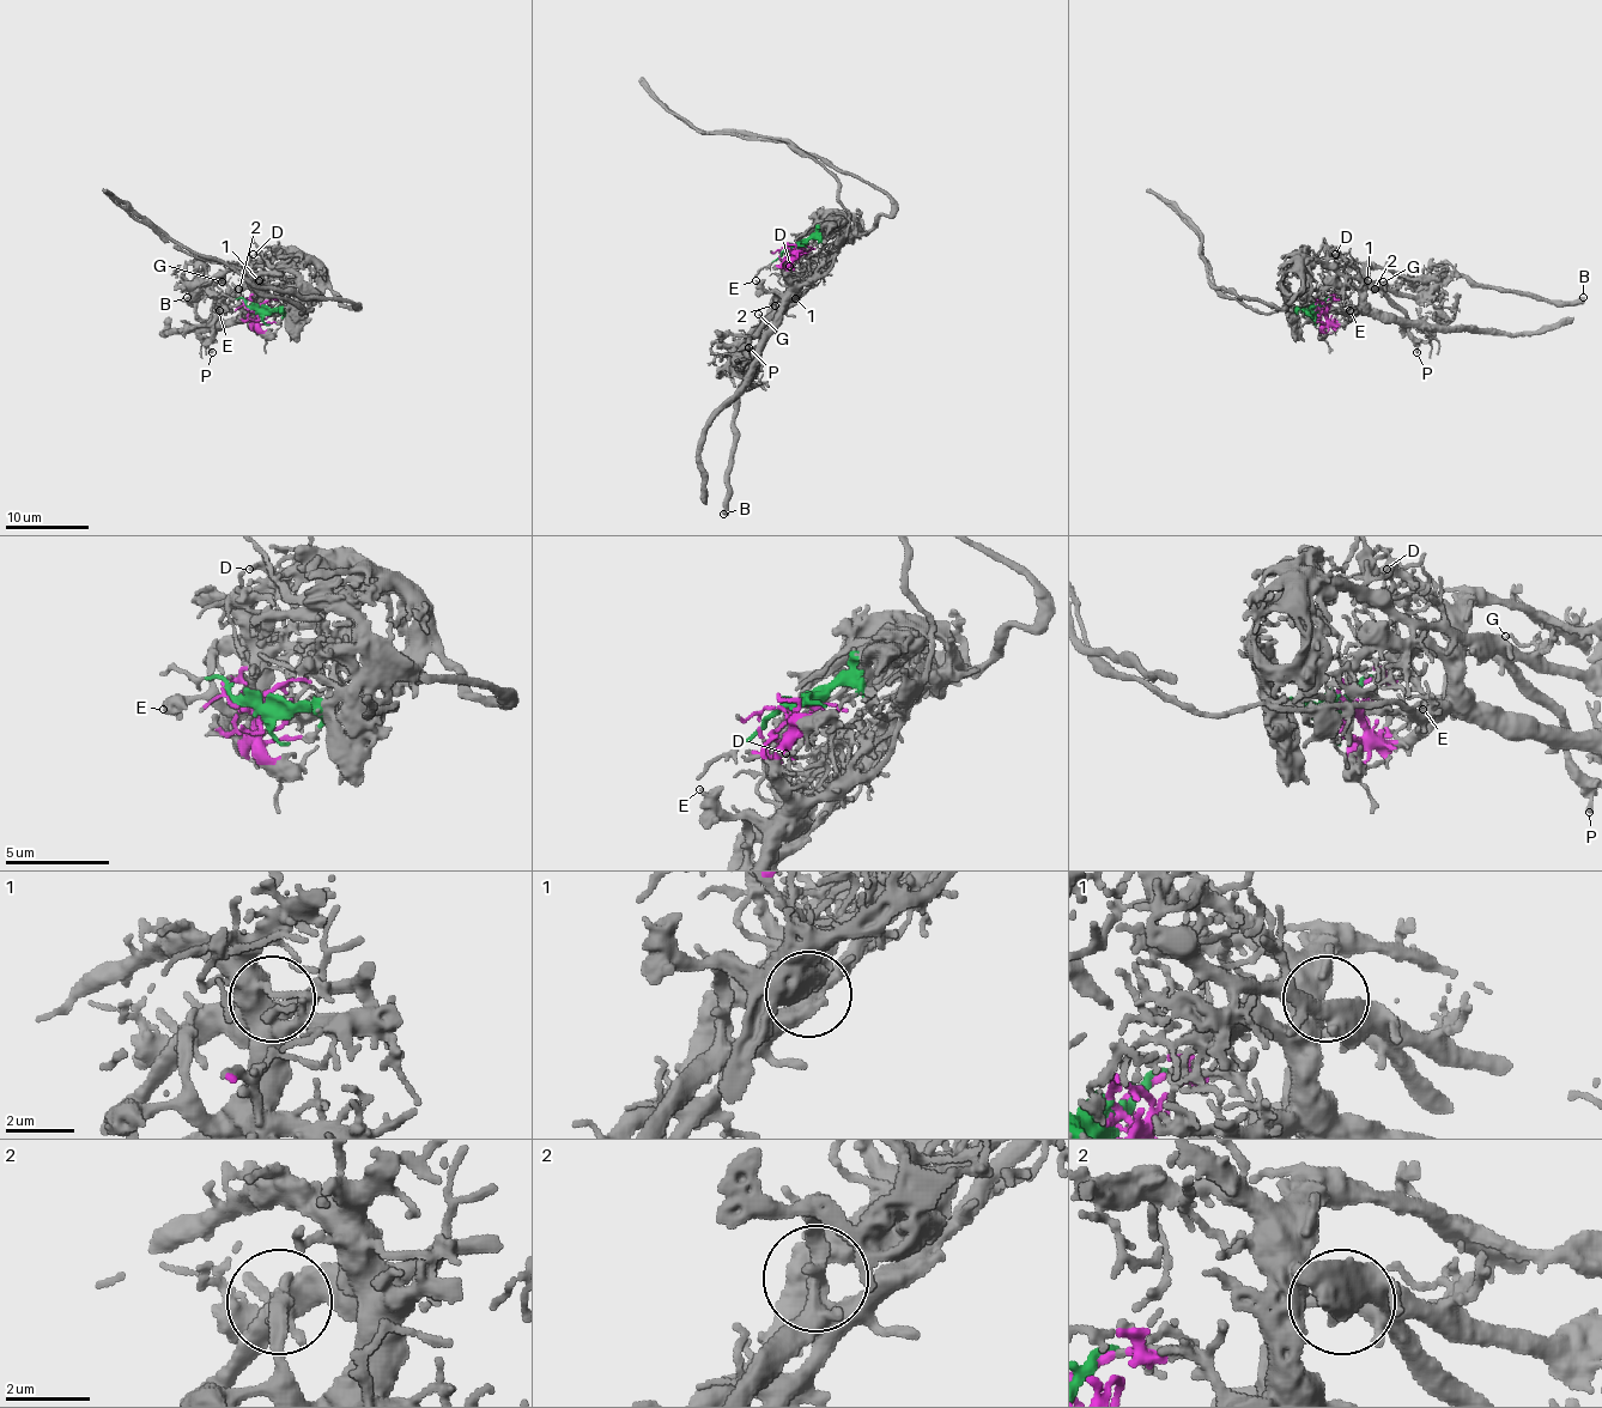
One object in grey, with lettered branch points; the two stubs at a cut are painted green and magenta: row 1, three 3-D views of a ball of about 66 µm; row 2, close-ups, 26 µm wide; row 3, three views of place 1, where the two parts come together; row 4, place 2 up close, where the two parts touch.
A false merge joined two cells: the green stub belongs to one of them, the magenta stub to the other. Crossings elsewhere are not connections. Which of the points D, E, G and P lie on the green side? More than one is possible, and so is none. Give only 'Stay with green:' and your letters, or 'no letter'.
Stay with green: G

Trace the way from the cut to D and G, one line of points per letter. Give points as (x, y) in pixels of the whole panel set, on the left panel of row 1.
D: (259, 309), (250, 298), (247, 269), (261, 264), (261, 256), (253, 255)
G: (259, 309), (286, 309), (317, 280), (295, 264), (284, 273), (247, 280), (234, 290), (222, 281)

